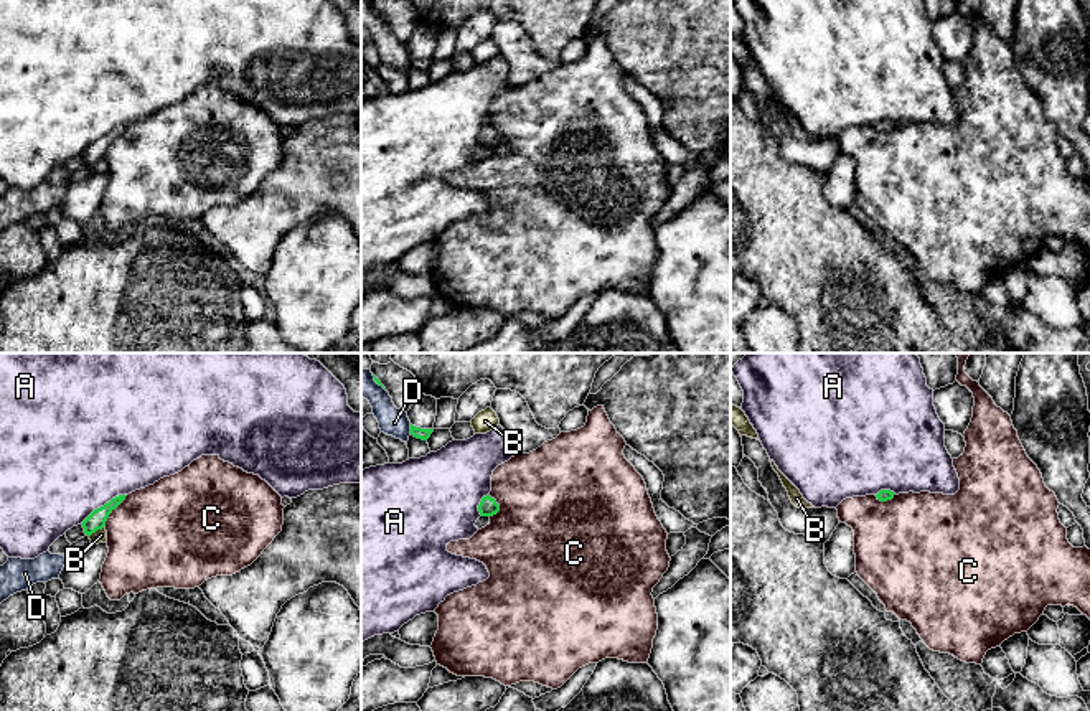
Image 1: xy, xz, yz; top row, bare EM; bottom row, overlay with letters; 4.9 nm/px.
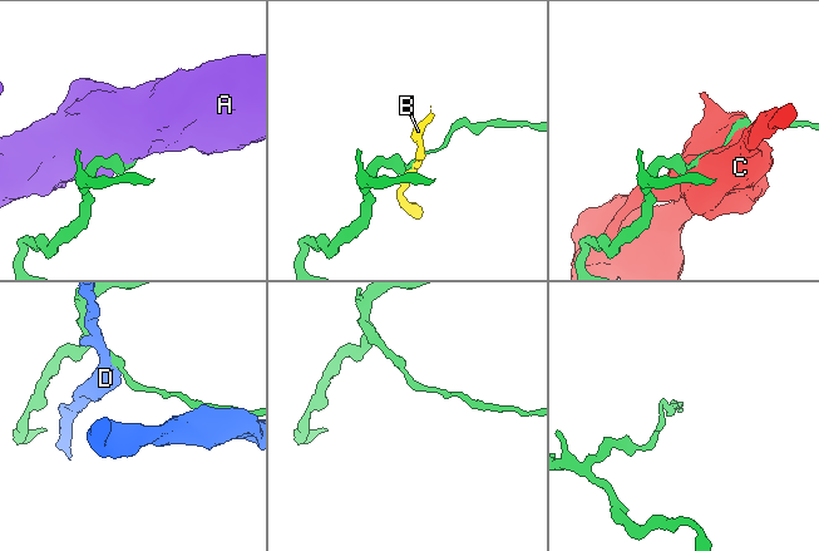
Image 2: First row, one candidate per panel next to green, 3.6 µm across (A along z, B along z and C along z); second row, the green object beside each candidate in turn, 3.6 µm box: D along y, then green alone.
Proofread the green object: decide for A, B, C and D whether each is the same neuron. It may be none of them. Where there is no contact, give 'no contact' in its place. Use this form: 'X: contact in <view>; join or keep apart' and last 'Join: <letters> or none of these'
A: contact in xy; keep apart
B: contact in xy; keep apart
C: contact in xy; keep apart
D: contact in xz; keep apart
Join: none of these

